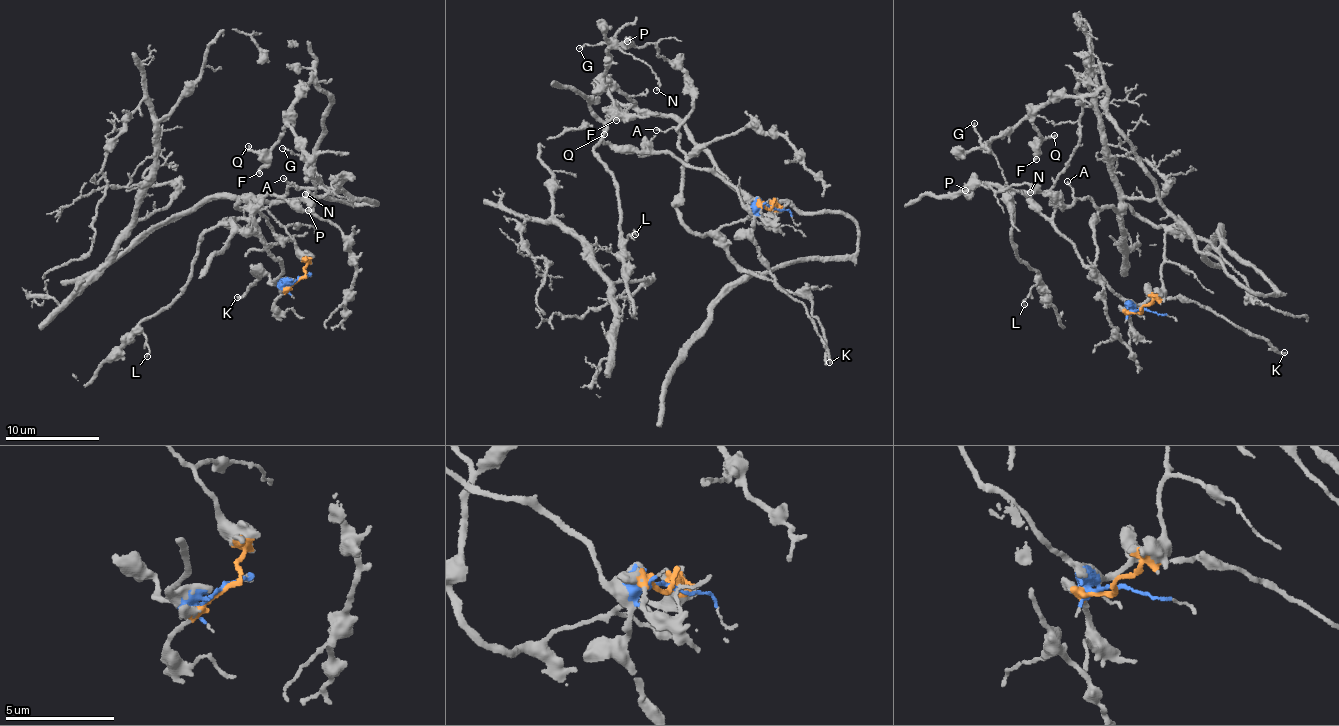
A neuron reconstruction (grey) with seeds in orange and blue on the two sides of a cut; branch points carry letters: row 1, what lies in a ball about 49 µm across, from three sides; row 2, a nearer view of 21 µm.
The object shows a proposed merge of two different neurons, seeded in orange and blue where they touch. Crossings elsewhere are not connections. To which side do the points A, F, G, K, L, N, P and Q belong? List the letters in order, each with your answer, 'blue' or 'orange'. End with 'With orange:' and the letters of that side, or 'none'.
A: orange
F: orange
G: orange
K: blue
L: blue
N: orange
P: orange
Q: orange
With orange: A, F, G, N, P, Q

